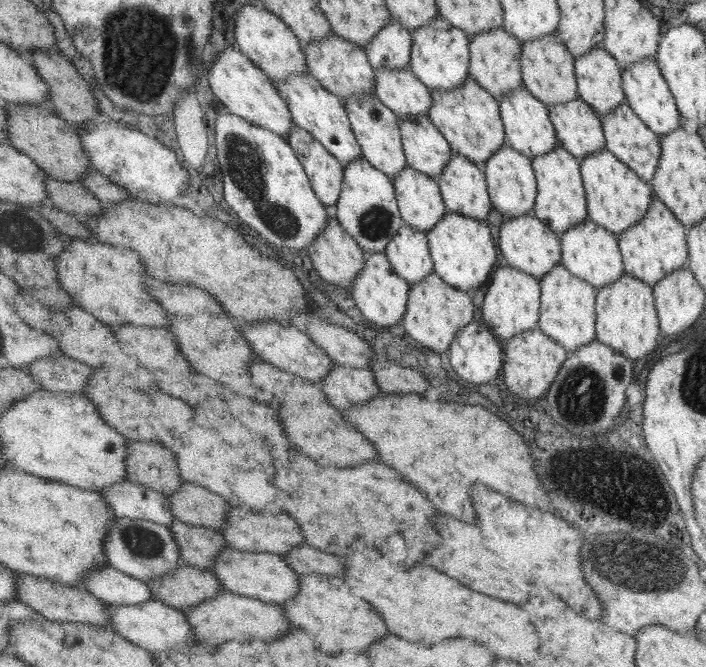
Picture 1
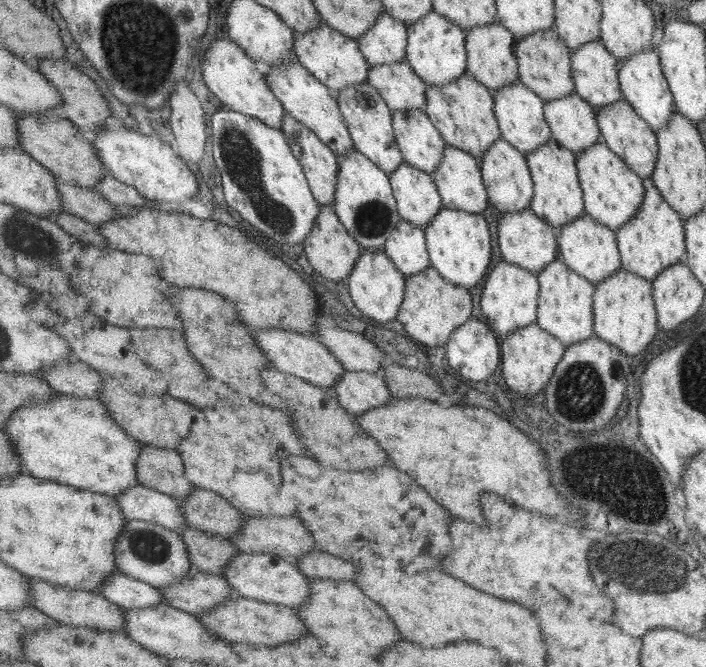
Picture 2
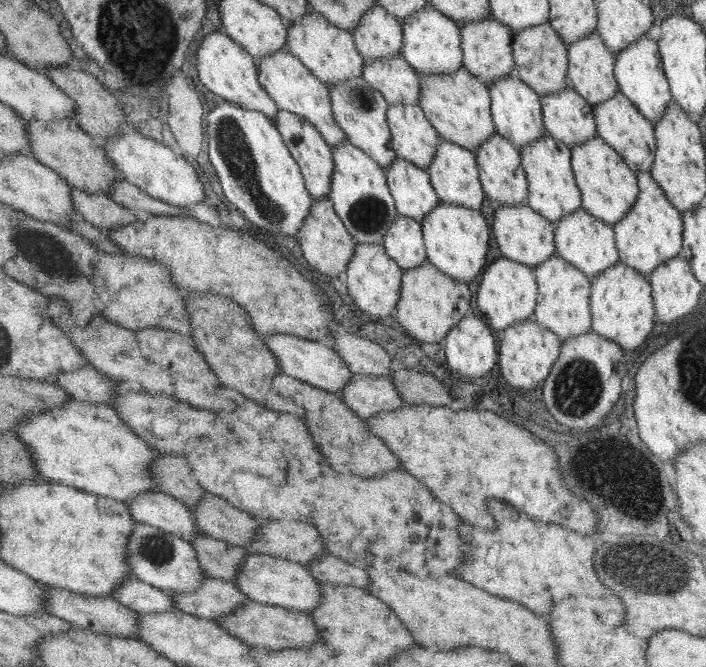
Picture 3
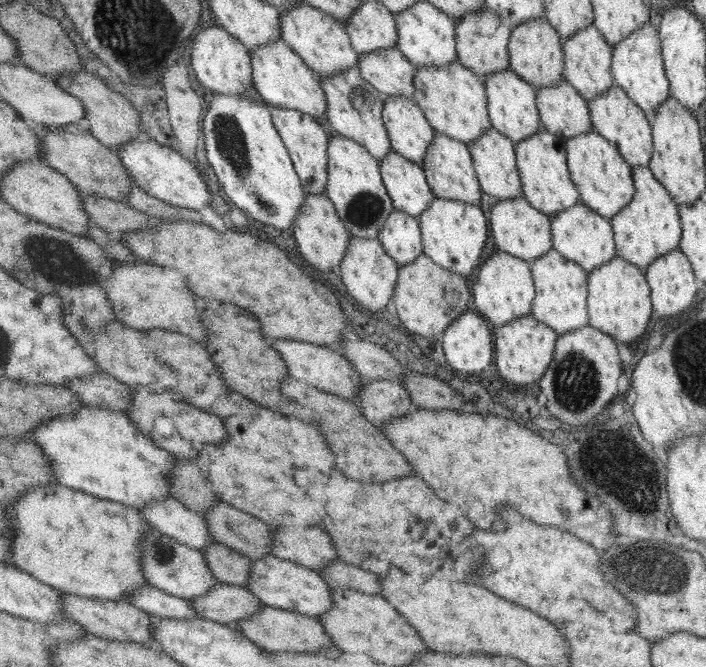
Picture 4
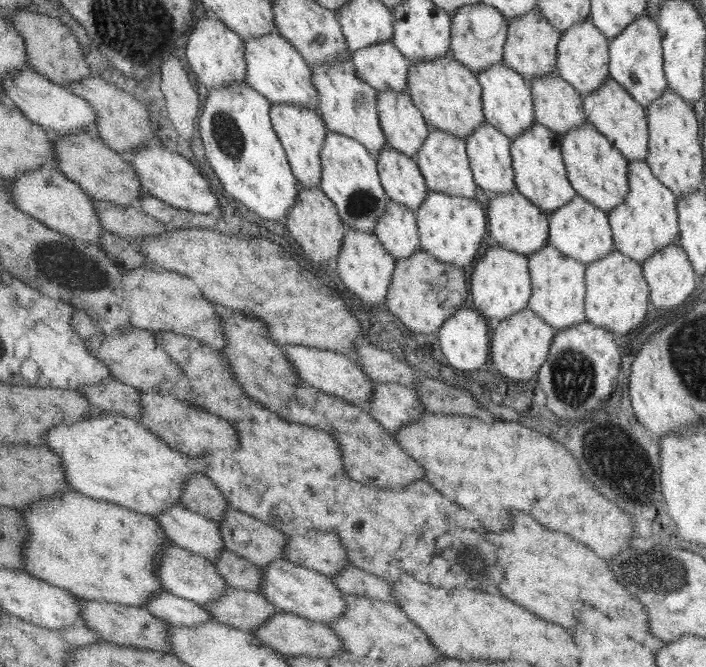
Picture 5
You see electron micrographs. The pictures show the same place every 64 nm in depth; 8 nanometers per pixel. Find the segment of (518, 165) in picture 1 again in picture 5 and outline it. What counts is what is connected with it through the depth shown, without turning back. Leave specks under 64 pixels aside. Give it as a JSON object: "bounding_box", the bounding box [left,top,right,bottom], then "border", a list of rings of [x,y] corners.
{"bounding_box":[464,122,516,195],"border":[[[484,122],[474,134],[464,139],[467,153],[470,157],[471,168],[475,169],[475,181],[489,195],[512,194],[516,191],[514,158],[511,156],[511,137],[500,132],[495,125]]]}

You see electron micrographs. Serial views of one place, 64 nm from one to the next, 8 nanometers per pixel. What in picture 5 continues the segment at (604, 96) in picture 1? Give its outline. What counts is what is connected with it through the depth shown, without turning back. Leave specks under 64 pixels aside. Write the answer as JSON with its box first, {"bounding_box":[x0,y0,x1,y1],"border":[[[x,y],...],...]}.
{"bounding_box":[557,20,610,97],"border":[[[590,20],[576,24],[563,32],[558,49],[557,74],[583,93],[585,97],[607,83],[607,78],[610,75],[610,40]]]}

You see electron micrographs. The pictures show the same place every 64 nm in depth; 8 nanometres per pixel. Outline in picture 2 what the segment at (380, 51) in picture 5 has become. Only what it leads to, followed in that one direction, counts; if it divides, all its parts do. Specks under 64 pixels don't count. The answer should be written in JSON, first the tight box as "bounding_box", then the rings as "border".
{"bounding_box":[368,60,427,110],"border":[[[406,60],[372,65],[368,83],[376,87],[391,110],[424,110],[427,106],[427,83]]]}

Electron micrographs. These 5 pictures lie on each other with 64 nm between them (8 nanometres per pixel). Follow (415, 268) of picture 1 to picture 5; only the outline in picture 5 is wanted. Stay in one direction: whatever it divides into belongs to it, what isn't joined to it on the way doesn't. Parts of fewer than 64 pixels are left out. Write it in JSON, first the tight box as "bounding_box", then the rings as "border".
{"bounding_box":[375,200,421,258],"border":[[[392,200],[375,228],[375,235],[395,258],[408,258],[421,248],[418,219],[404,204]]]}

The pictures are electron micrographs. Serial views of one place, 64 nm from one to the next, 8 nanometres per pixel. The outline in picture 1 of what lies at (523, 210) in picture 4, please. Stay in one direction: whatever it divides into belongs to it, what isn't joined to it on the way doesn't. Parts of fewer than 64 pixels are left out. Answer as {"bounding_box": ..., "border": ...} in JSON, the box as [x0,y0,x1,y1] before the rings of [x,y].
{"bounding_box":[499,213,562,281],"border":[[[528,213],[516,218],[507,219],[500,225],[499,247],[502,256],[506,258],[509,266],[528,273],[535,280],[542,281],[555,267],[559,267],[562,255],[560,235],[549,225],[546,225],[534,213]]]}

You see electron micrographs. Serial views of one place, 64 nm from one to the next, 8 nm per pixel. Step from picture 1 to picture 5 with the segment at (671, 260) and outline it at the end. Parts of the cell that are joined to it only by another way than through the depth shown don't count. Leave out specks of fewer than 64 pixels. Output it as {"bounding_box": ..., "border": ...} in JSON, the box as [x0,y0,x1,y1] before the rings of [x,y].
{"bounding_box":[607,160,679,265],"border":[[[644,160],[630,162],[630,191],[627,198],[607,214],[611,217],[612,232],[615,232],[616,250],[641,265],[668,244],[679,240],[678,198],[651,172],[651,167]]]}

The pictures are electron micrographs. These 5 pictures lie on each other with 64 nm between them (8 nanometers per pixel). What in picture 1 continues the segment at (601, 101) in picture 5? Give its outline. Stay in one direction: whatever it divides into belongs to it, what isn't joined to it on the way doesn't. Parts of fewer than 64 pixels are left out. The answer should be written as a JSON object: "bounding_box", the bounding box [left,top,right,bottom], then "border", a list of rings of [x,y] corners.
{"bounding_box":[604,102,662,182],"border":[[[626,102],[620,104],[608,116],[604,116],[604,136],[607,137],[607,149],[614,153],[624,164],[627,164],[640,177],[649,182],[654,178],[656,168],[659,166],[660,155],[662,154],[662,139],[652,132],[635,111]]]}

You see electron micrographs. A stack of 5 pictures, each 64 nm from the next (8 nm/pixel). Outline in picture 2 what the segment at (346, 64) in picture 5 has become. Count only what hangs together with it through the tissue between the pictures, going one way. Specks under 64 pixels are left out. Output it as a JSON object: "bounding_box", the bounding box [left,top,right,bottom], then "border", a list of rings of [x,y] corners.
{"bounding_box":[335,82,405,172],"border":[[[368,82],[344,89],[335,97],[339,101],[339,109],[347,128],[351,131],[352,140],[355,141],[355,149],[375,161],[384,172],[394,172],[405,160],[399,149],[391,107],[379,96],[376,87]]]}

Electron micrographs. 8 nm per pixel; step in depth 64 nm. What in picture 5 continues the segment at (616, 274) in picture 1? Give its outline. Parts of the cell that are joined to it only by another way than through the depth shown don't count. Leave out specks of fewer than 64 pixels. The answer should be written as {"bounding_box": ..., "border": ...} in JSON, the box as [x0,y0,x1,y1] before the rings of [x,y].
{"bounding_box":[548,194,615,264],"border":[[[576,194],[566,206],[560,206],[558,210],[548,215],[550,216],[550,243],[564,256],[582,260],[584,264],[592,264],[610,255],[614,250],[615,242],[612,242],[608,214],[603,209],[596,208],[596,205],[586,198]]]}

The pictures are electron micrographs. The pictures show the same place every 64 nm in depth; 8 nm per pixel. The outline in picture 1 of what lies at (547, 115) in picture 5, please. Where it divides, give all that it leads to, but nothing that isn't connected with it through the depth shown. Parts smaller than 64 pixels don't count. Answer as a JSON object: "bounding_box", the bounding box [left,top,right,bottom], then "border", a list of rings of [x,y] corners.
{"bounding_box":[547,98,607,160],"border":[[[578,98],[564,104],[548,105],[547,108],[550,109],[551,121],[561,147],[579,160],[607,148],[603,122],[596,118],[587,102]]]}

